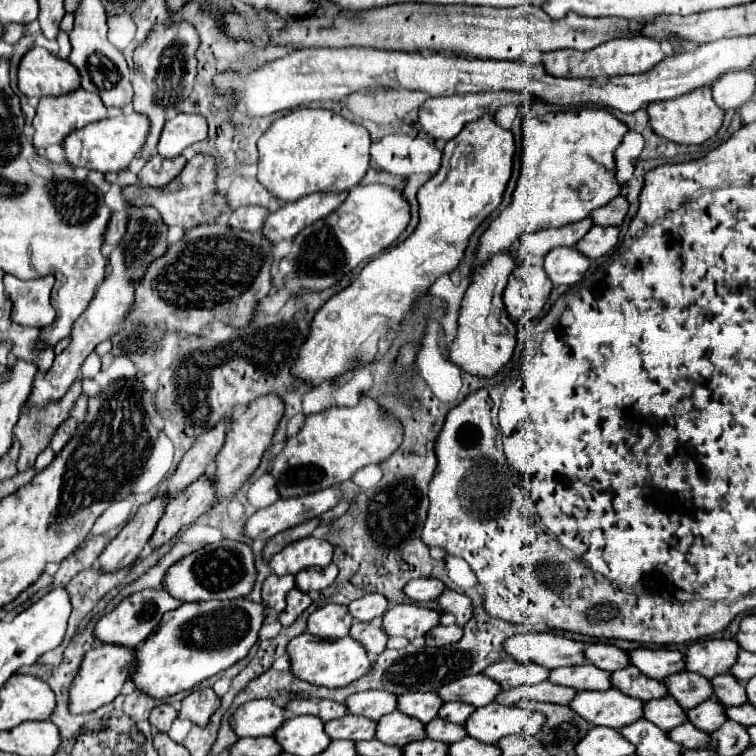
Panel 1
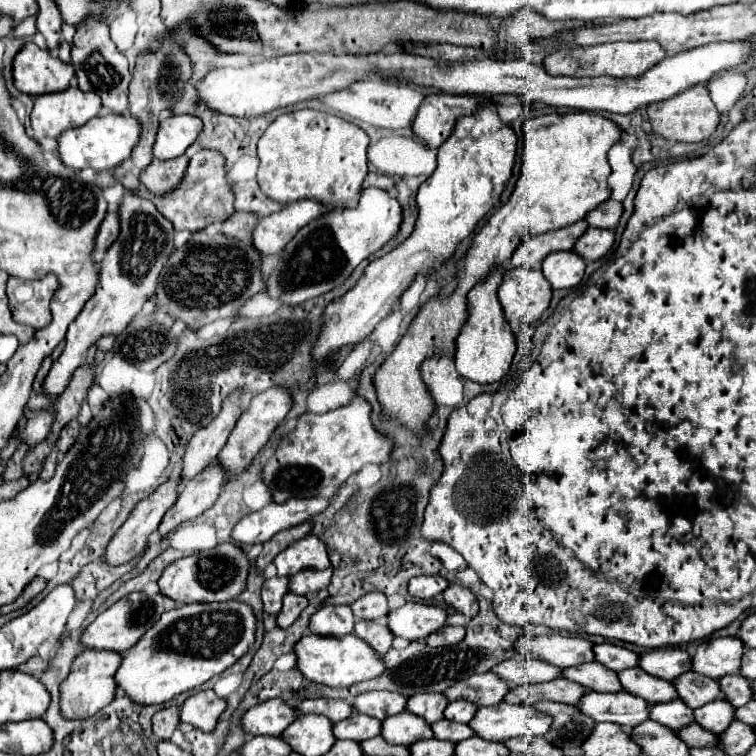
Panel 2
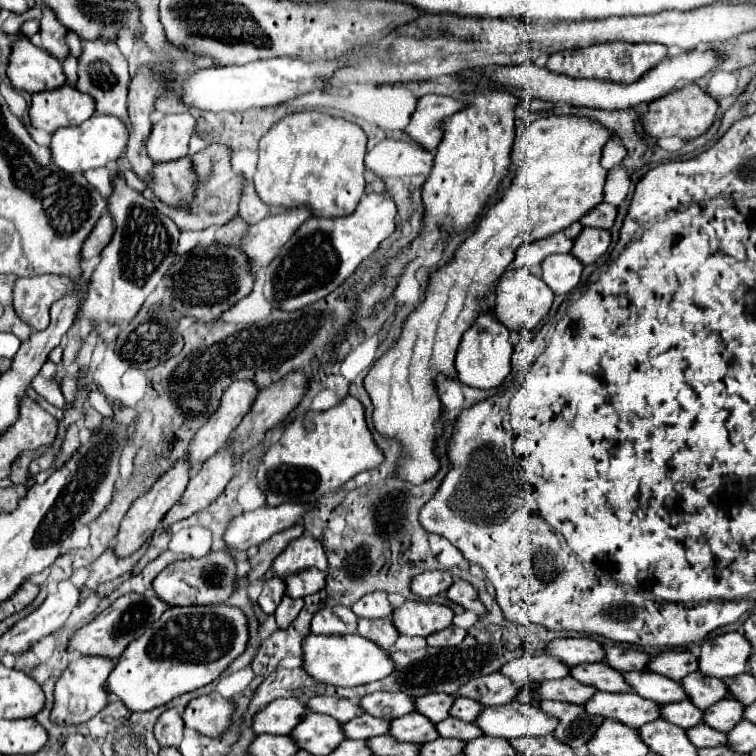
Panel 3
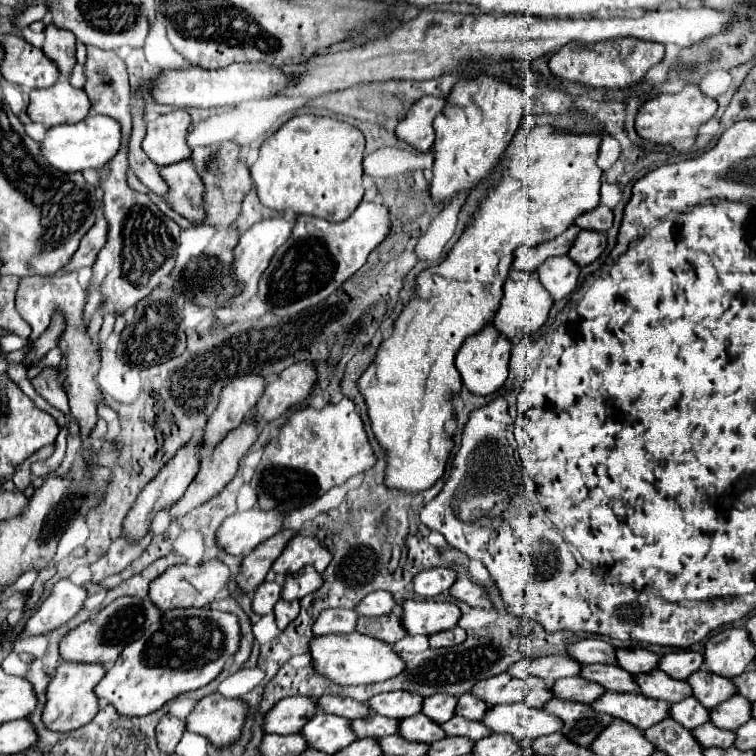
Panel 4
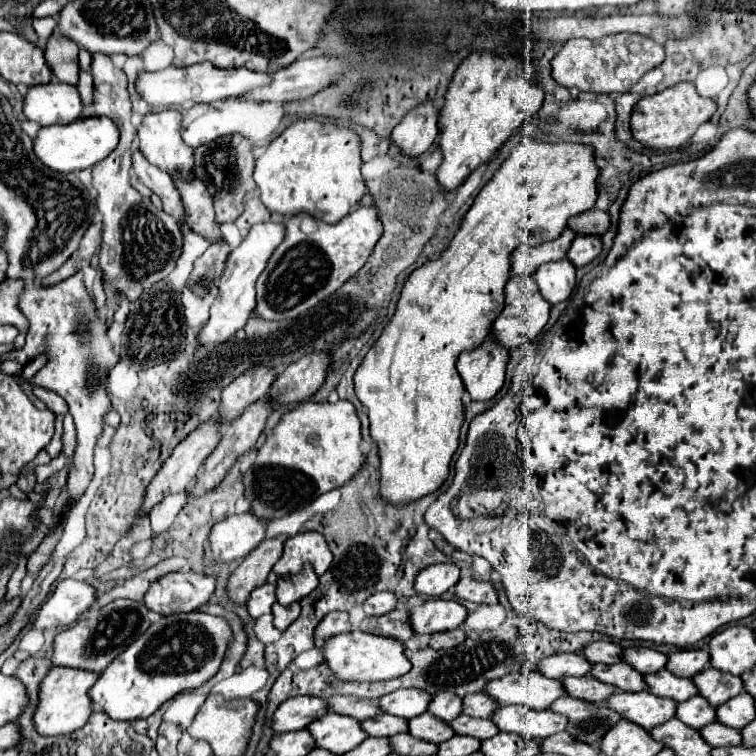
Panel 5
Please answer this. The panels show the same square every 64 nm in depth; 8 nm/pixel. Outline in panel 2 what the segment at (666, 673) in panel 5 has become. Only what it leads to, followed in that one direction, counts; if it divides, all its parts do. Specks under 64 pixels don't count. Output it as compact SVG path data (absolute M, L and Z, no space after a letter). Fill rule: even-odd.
M642 668L622 670L622 672L618 672L618 678L620 678L624 690L628 690L634 696L644 698L650 704L670 702L670 700L676 700L678 698L678 692L676 692L676 688L674 688L672 682L662 680L662 678L656 678L656 676L650 676ZM658 696L666 696L666 700L660 700Z

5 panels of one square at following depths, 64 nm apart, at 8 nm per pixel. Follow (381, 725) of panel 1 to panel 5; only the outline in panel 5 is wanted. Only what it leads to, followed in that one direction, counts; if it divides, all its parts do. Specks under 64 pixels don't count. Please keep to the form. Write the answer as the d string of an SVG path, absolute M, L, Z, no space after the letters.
M420 714L418 718L412 718L410 720L410 730L408 730L412 736L416 738L422 738L426 742L446 742L450 740L456 732L450 728L450 724L446 724L444 720L440 722L438 716L434 714Z

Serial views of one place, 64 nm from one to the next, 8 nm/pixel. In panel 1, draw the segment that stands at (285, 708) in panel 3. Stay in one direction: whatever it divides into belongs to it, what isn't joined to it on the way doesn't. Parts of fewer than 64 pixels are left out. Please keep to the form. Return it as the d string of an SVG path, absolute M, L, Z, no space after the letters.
M252 700L240 706L234 714L234 732L238 736L264 736L248 732L276 732L286 722L286 712L274 700Z

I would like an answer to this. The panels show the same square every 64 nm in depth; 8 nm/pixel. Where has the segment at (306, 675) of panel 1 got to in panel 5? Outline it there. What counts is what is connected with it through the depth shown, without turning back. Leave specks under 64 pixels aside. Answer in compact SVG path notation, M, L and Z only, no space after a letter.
M352 630L346 634L338 634L330 638L330 642L324 642L324 658L330 668L334 668L334 674L342 680L390 680L406 674L410 670L410 660L404 654L404 644L390 636L378 636L368 634L362 630Z

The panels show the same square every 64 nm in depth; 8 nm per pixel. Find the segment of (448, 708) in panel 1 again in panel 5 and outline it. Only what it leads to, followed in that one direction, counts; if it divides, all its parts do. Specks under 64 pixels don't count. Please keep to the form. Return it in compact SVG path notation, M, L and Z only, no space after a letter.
M482 692L482 694L470 694L470 698L464 698L464 714L468 714L468 716L492 718L498 708L500 708L500 702L496 702L486 692Z

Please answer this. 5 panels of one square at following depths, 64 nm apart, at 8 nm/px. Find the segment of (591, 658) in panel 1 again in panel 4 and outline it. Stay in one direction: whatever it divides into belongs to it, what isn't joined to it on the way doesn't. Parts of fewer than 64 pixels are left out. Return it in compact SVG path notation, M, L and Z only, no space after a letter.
M620 648L618 650L618 666L626 668L632 674L642 674L642 672L652 672L660 664L660 656L656 656L650 650L644 648Z

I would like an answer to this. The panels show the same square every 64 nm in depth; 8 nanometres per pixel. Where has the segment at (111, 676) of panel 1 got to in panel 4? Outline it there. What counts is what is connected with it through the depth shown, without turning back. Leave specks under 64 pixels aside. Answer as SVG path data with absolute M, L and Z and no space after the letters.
M64 662L56 668L46 688L46 706L42 712L42 722L52 732L76 730L90 722L98 712L98 698L94 698L94 686L104 678L104 666L84 666L74 662Z

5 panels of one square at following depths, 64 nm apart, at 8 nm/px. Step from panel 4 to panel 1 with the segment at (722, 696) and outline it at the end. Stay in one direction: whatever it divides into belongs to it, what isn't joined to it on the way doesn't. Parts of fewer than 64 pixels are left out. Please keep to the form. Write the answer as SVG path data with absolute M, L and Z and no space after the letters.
M686 670L682 674L672 674L664 680L664 684L668 686L670 696L678 696L676 700L680 702L680 706L684 706L684 710L690 710L714 696L714 688L710 686L708 678Z

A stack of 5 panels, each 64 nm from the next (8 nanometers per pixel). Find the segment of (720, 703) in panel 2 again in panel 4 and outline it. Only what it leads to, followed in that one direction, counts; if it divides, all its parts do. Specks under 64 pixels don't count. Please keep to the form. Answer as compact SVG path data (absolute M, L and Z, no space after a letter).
M734 694L730 700L712 708L710 718L718 728L734 732L752 718L752 704L750 704L750 700L742 698L740 694Z

